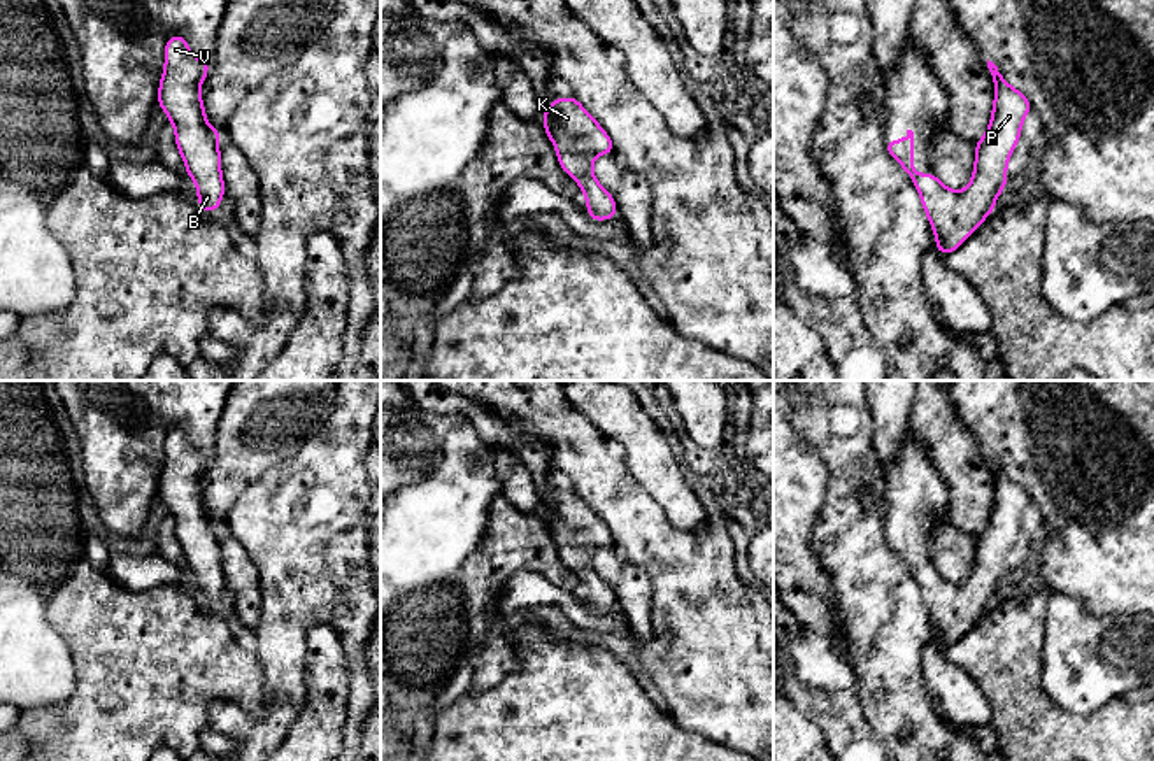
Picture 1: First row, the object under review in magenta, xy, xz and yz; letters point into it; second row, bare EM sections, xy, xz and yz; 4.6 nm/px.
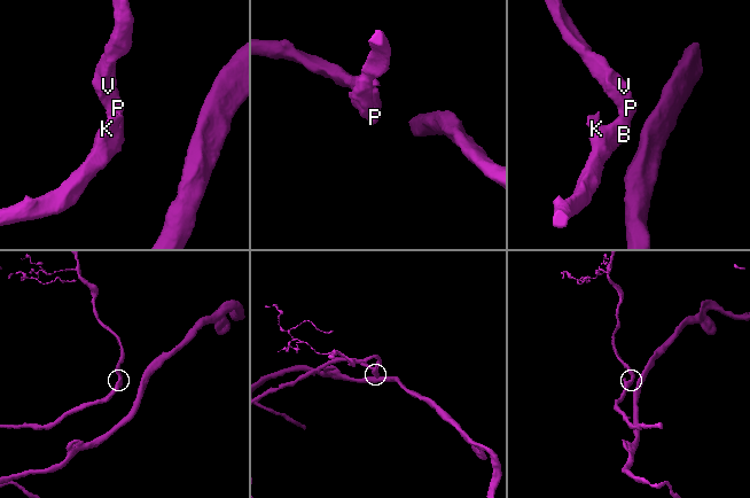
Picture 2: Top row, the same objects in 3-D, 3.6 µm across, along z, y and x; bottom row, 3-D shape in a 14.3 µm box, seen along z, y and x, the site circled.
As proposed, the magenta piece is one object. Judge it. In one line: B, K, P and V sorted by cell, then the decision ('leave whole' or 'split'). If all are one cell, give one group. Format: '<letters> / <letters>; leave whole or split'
B K P V; leave whole

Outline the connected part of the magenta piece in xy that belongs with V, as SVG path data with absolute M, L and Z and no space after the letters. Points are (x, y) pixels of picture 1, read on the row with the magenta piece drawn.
M182 35L165 44L165 68L158 89L158 105L175 130L175 144L186 174L195 181L198 205L210 214L221 205L224 182L221 175L219 139L207 117L200 96L210 63L196 58Z

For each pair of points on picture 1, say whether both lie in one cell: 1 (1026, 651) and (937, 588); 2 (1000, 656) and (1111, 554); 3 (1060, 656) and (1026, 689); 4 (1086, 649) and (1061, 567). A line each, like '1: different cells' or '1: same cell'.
1: different cells
2: different cells
3: different cells
4: different cells

